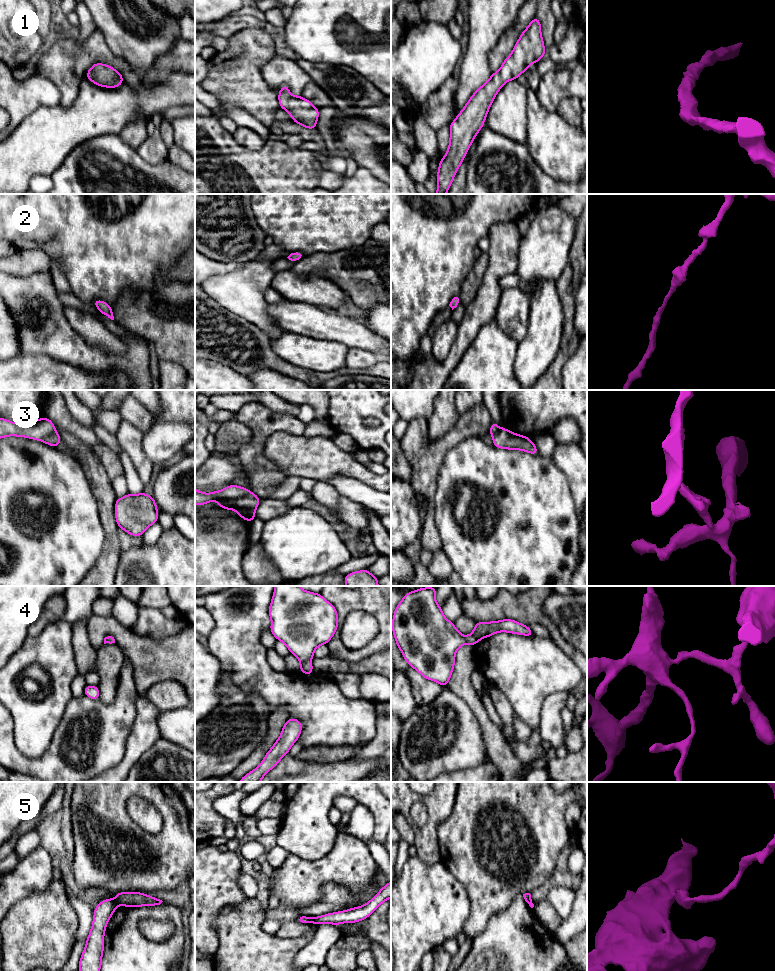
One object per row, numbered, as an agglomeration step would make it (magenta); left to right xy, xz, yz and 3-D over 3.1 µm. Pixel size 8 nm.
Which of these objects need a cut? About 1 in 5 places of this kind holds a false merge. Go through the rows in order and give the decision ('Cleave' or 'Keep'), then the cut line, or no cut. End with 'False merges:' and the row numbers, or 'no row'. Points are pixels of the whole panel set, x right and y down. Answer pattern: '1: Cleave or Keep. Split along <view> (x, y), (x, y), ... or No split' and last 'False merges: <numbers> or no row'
1: Keep. No split
2: Keep. No split
3: Cleave. Split along xz (250, 491), (235, 498), (216, 500)
4: Keep. No split
5: Cleave. Split along xz (309, 917), (311, 922)
False merges: 3, 5

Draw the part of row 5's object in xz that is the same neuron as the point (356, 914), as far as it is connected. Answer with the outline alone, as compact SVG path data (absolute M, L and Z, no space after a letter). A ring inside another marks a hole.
M391 881L380 889L380 891L366 904L344 911L333 912L318 917L310 917L311 923L316 925L341 923L355 923L368 918L384 901L391 898Z

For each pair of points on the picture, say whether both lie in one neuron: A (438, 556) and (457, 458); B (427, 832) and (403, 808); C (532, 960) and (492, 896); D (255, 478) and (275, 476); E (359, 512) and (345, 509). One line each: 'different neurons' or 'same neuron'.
A: different neurons
B: same neuron
C: different neurons
D: same neuron
E: same neuron

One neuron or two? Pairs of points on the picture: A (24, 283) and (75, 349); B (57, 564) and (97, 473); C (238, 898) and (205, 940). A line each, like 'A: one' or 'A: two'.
A: one
B: two
C: one

